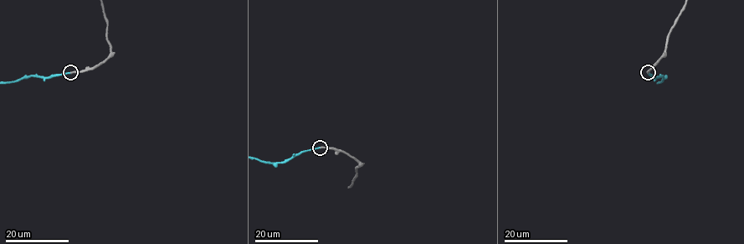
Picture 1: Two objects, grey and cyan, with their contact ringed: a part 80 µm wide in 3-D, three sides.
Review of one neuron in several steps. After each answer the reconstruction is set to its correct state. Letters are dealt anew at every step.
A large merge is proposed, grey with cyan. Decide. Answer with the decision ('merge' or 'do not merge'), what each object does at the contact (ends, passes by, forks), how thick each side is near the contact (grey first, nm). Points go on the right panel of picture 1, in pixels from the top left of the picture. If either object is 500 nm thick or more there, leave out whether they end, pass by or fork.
merge | grey ends | cyan ends | 240/220 nm

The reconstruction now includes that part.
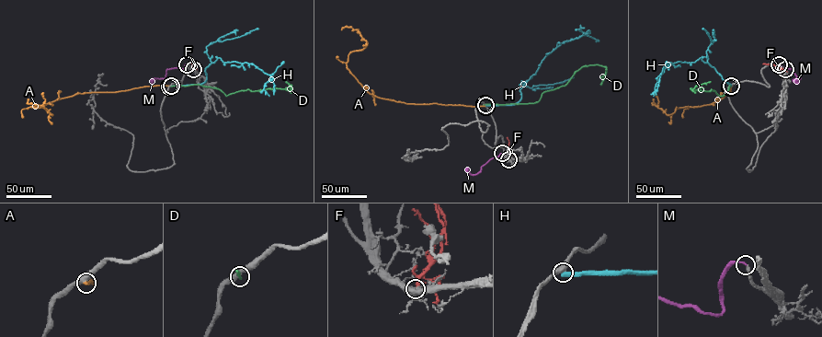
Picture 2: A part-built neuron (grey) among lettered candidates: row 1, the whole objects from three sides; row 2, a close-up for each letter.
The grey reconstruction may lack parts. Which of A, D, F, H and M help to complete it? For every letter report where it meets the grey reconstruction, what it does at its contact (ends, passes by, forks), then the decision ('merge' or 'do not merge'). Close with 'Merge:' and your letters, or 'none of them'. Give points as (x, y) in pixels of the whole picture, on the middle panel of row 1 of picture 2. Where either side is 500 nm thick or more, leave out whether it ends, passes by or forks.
A: (485, 106) | it ends | do not merge
D: (485, 104) | it ends | do not merge
F: (508, 159) | it ends | do not merge
H: (485, 105) | it ends | do not merge
M: (502, 153) | it ends | merge
Merge: M

